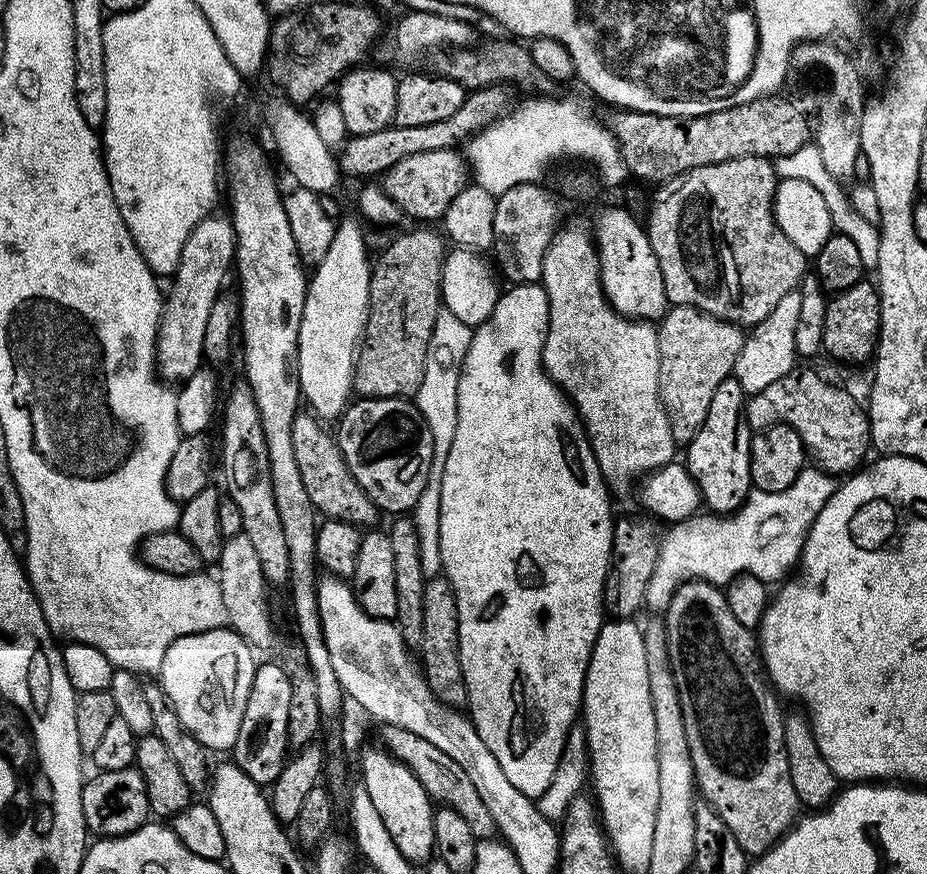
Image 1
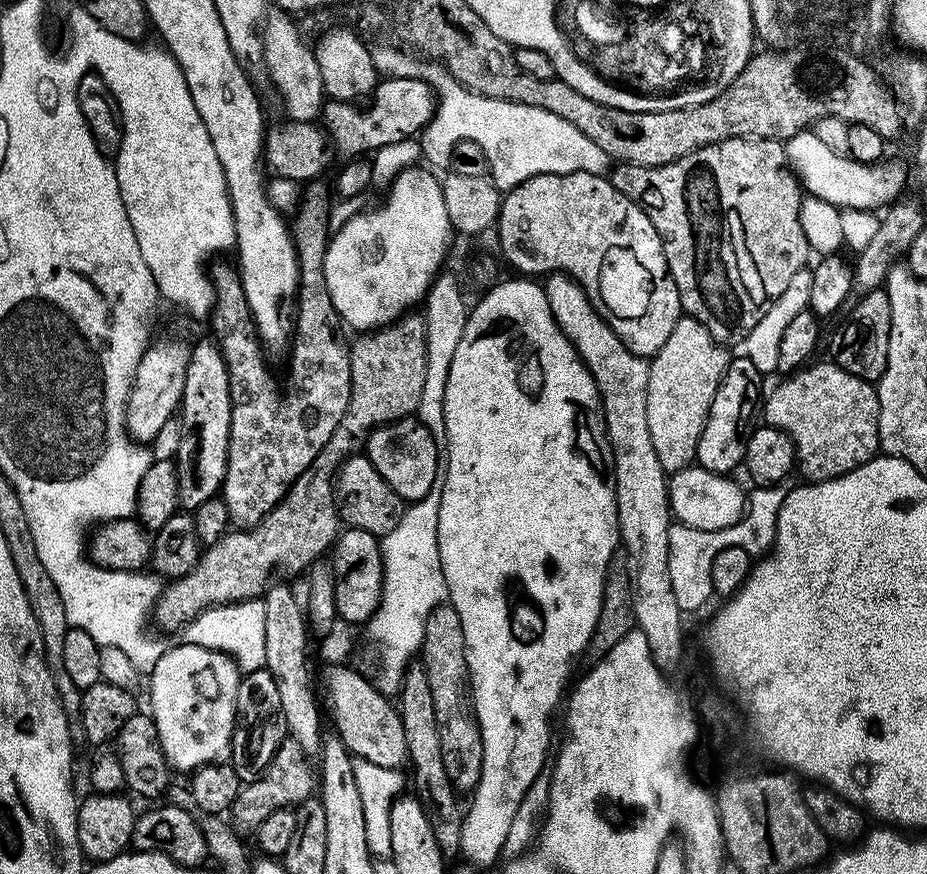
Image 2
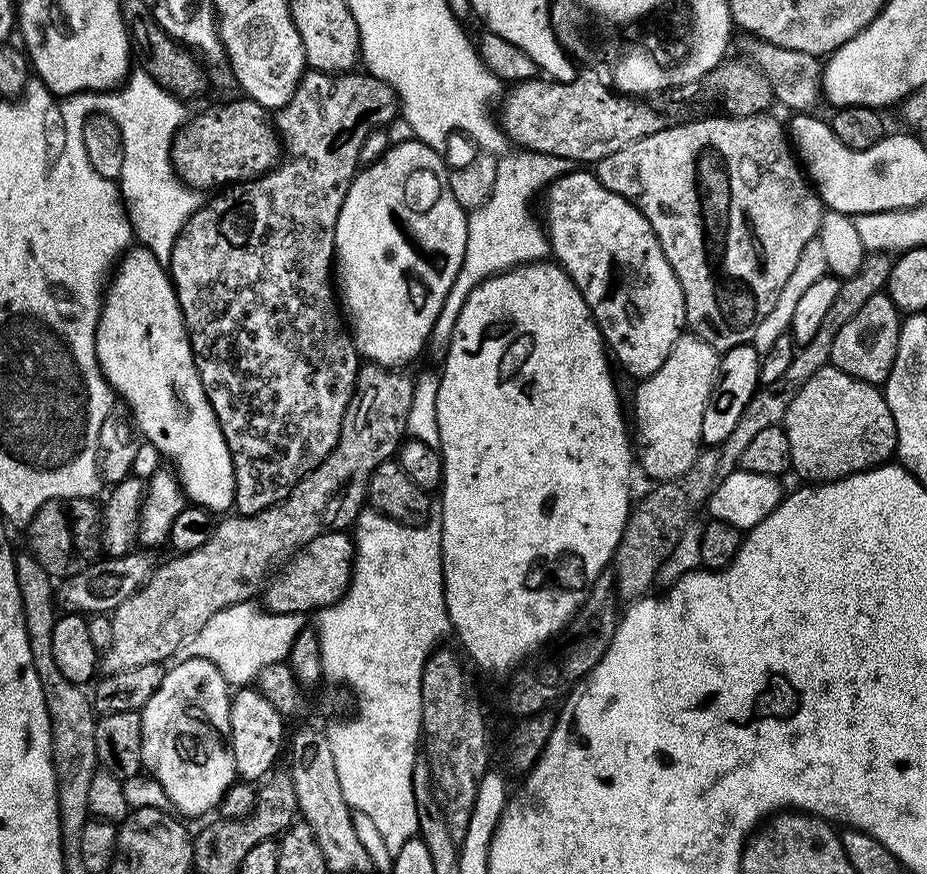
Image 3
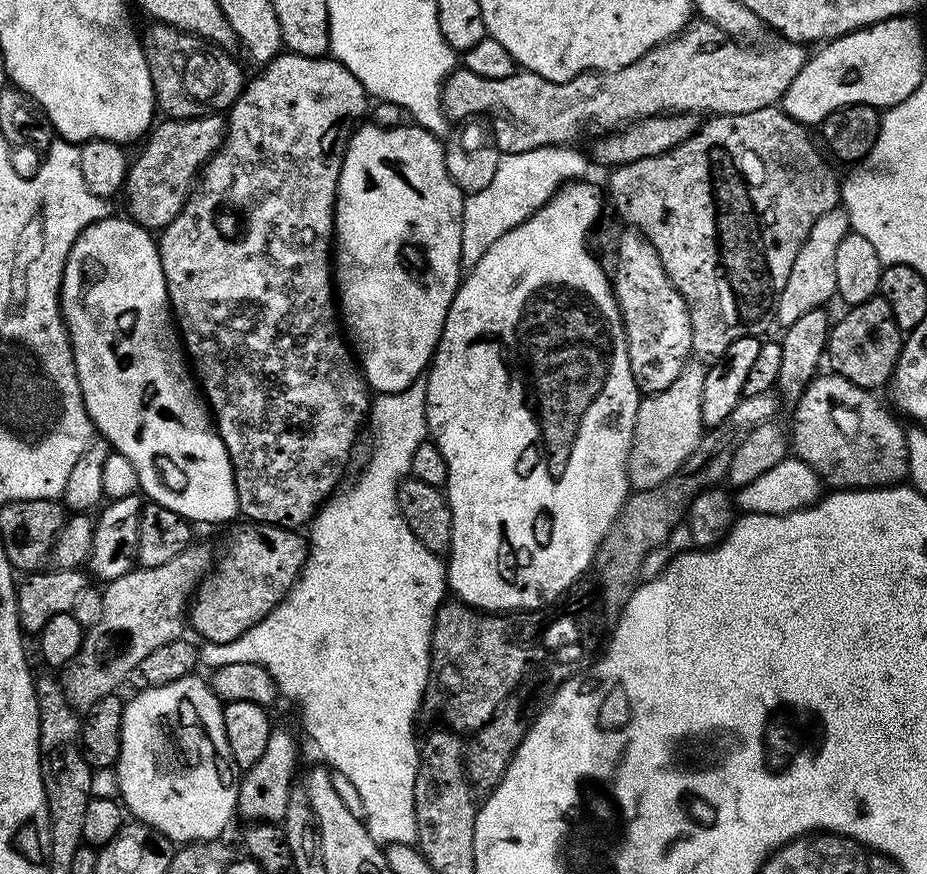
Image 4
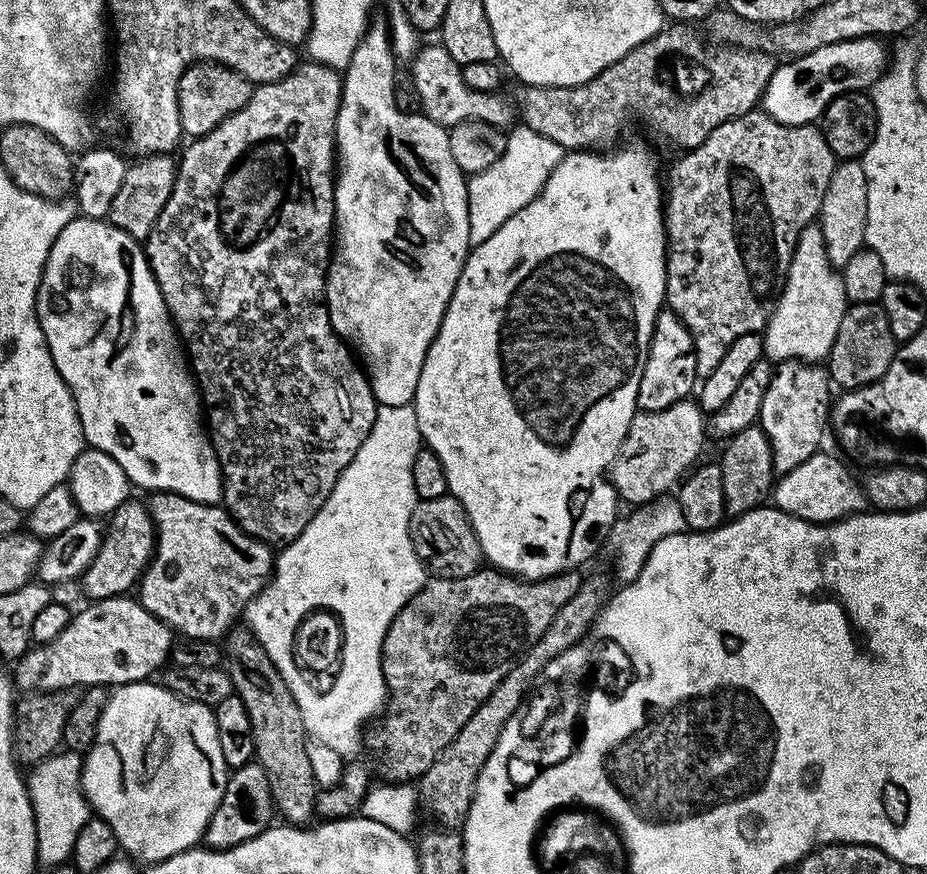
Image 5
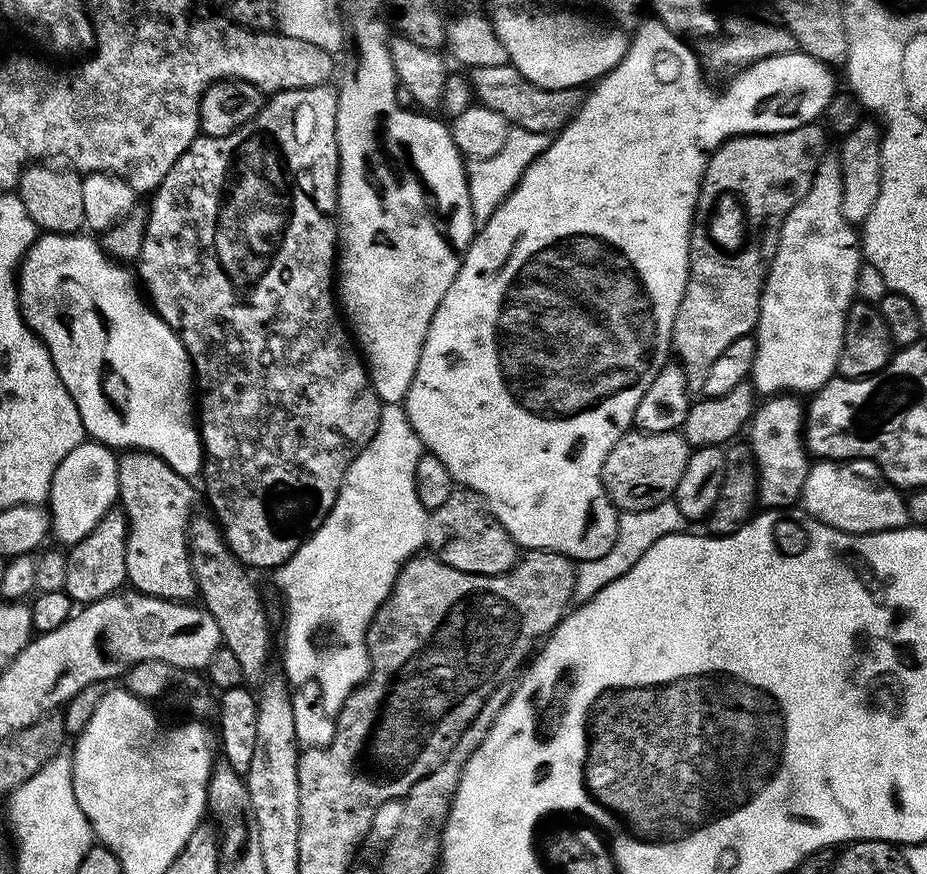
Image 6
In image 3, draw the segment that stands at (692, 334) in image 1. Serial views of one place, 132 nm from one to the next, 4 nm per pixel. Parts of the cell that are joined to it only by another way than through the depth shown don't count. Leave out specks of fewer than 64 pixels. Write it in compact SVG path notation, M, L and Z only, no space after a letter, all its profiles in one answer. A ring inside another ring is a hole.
M682 334L674 342L666 362L654 370L654 374L643 377L636 388L636 428L634 424L634 456L638 468L652 479L652 482L669 481L678 478L690 470L702 449L702 414L710 394L720 374L721 353L711 348L702 338L691 334Z

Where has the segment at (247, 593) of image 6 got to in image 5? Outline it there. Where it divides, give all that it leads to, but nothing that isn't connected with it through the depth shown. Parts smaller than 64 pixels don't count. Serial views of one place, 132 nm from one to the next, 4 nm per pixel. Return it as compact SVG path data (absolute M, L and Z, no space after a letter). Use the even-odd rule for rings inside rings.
M244 630L236 644L236 656L241 666L256 676L233 675L232 687L235 695L242 698L246 714L250 714L254 756L270 778L275 811L279 815L281 812L283 819L293 826L307 825L312 812L314 816L318 808L318 787L307 754L310 737L302 722L302 710L298 710L290 686L286 686L282 674L270 662L263 646L256 643L251 631Z

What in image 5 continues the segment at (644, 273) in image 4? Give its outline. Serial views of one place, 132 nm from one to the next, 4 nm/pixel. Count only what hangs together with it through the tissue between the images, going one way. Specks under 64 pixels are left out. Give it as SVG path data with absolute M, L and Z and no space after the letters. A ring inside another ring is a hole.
M661 311L656 318L656 328L652 331L642 382L638 382L636 407L642 412L666 410L666 406L674 406L679 400L689 399L697 384L696 355L690 330L686 330L684 323L672 311Z

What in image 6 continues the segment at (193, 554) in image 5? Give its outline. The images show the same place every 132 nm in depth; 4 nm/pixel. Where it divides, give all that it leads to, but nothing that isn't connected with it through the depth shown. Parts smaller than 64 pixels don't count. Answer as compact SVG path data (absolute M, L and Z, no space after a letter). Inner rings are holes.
M128 450L123 453L117 459L116 465L118 466L118 490L120 491L120 499L118 501L119 507L123 508L124 513L126 514L126 518L128 519L128 541L126 542L126 574L128 575L127 583L131 585L135 591L145 595L145 596L157 596L159 600L174 600L177 602L188 602L193 599L197 595L196 590L196 579L192 576L192 567L190 566L190 558L188 557L188 522L189 520L193 519L194 512L192 512L192 507L196 504L196 492L198 496L198 488L196 485L196 488L194 485L192 485L193 481L189 479L187 476L183 476L182 474L178 474L177 472L172 469L168 463L166 463L162 458L158 458L154 453L152 452L141 452L139 450Z

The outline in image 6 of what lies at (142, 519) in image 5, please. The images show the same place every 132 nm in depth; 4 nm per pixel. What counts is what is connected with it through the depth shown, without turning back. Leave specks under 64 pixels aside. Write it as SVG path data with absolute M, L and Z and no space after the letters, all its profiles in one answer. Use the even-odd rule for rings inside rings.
M113 506L109 512L102 514L98 526L82 538L82 542L71 545L66 552L66 578L63 592L72 600L73 605L83 606L93 604L107 596L114 596L125 587L128 575L126 574L126 542L128 541L128 519L123 508Z

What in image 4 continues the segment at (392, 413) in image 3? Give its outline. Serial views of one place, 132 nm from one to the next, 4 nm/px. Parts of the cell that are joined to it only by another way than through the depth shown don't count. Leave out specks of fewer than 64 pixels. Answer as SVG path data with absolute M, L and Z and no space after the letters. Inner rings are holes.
M196 542L163 566L136 566L122 578L103 585L102 618L85 631L78 654L62 669L64 692L73 705L91 706L102 697L113 695L116 687L131 677L134 666L138 666L146 654L185 635L190 601L213 563L213 552Z

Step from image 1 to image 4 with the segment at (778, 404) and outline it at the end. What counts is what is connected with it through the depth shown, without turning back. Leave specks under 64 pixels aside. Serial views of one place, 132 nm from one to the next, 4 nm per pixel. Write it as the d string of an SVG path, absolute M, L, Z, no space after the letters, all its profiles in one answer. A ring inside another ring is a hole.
M835 374L827 375L817 375L804 389L799 400L795 401L796 413L792 416L792 428L790 424L790 448L795 459L806 462L821 481L828 483L829 480L831 487L836 490L887 488L907 481L908 434L905 425L900 425L901 421L891 411L888 413L872 397L875 395L869 389L854 386L854 382Z

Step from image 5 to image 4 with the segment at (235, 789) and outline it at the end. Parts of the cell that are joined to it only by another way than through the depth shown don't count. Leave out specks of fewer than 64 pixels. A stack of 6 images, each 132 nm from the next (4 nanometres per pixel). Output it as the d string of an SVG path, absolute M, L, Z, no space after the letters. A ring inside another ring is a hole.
M273 727L270 742L266 742L266 751L262 758L254 762L239 777L236 789L236 807L239 815L245 816L248 822L280 824L286 814L286 806L290 806L290 798L294 791L292 779L296 776L296 736L288 728Z

